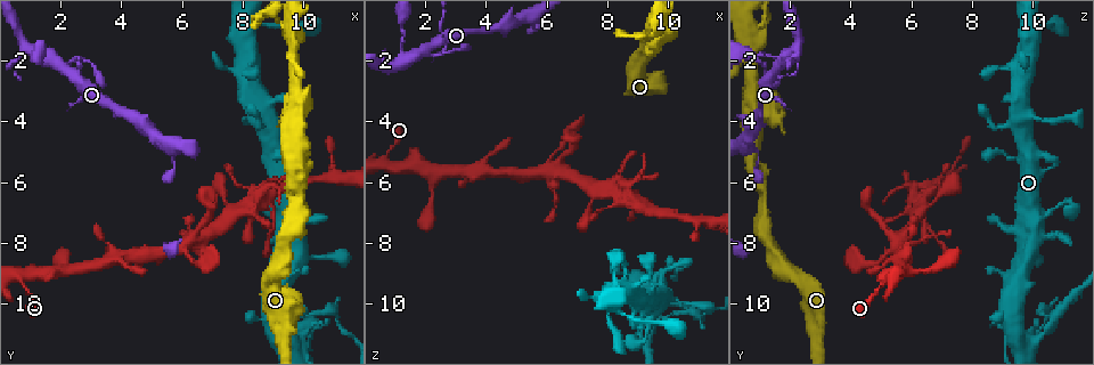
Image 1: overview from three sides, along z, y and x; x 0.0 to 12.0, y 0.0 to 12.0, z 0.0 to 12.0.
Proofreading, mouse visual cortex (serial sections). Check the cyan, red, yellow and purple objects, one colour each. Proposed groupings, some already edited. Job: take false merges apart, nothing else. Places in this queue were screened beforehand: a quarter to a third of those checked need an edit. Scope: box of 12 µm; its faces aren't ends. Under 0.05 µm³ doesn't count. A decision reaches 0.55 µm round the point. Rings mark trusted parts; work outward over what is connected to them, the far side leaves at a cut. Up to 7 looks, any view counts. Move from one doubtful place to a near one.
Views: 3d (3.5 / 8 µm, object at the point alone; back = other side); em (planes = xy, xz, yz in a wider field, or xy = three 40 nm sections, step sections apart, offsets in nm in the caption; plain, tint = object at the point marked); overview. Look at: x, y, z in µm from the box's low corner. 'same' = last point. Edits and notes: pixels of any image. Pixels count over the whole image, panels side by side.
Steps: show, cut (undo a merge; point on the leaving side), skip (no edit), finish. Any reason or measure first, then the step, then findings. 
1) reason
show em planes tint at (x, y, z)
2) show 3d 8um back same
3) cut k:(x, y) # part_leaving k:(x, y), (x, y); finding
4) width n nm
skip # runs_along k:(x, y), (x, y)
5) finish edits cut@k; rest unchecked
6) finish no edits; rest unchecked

abrupt turn
show 3d 3.5um back at (11.1, 10.2, 10.4)

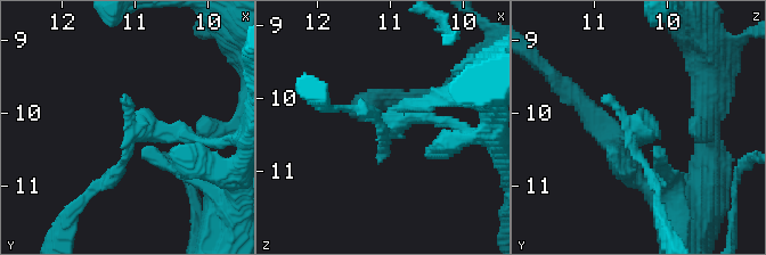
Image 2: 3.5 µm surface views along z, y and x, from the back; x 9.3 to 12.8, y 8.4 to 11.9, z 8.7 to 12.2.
show em xy step 1 tint at (11.00, 10.20, 10.45)

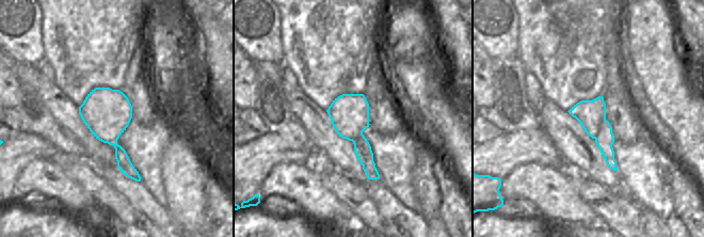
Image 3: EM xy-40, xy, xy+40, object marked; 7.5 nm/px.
cut 2:(114, 174) # a second cell is stuck on

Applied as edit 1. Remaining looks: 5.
thick turns thin
show 3d 3.5um at (9.8, 3.7, 1.3)

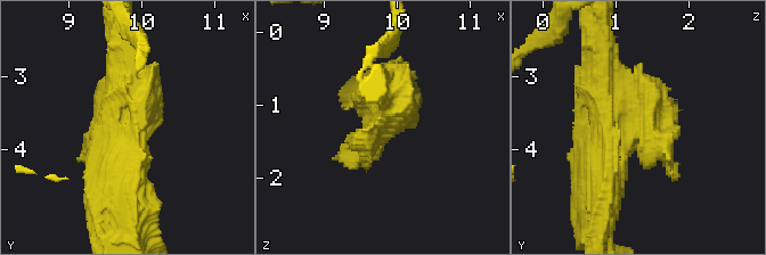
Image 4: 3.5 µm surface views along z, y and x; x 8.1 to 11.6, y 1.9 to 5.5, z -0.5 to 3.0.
need the tissue
show em planes tint same

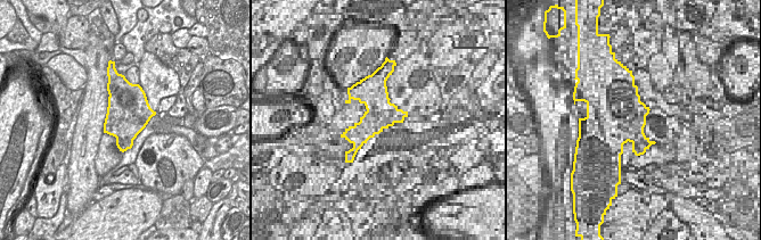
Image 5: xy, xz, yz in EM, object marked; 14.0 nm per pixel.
width 600 nm
skip # runs_along 4:(373, 92), (380, 124), (349, 162); all the same cell

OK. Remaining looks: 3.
branch point
show 3d 3.5um at (9.6, 1.5, 0.8)

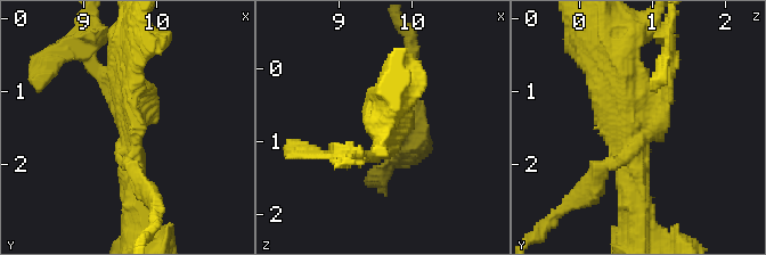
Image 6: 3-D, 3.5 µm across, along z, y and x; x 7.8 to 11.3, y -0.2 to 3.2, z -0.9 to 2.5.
now the EM
show em xy step 2 tint at (9.65, 1.50, 0.85)

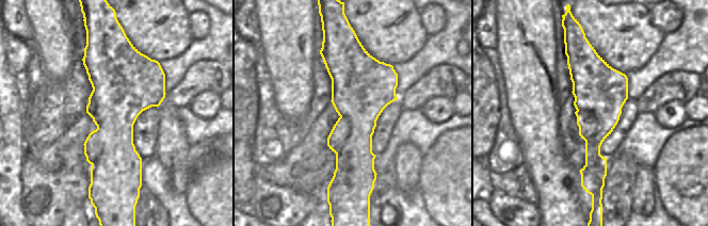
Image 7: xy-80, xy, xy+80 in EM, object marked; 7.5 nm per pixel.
cut 6:(91, 66) # border 7:(577, 110), (597, 118), (585, 141); a second cell is stuck on

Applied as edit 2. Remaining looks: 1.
finish edits cut@2, cut@6; rest unchecked

